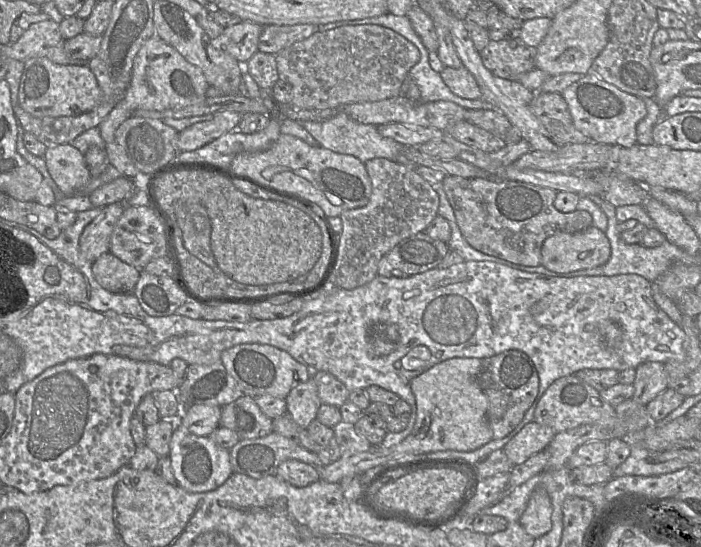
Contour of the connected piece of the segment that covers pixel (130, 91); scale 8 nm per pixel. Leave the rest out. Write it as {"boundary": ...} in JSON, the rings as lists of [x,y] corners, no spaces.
{"boundary":[[[157,36],[148,39],[140,48],[133,61],[131,81],[123,96],[113,110],[99,124],[99,132],[105,142],[109,163],[124,177],[136,183],[141,172],[126,155],[124,149],[115,141],[115,131],[119,125],[130,118],[136,110],[163,111],[180,109],[203,101],[210,89],[203,72],[189,63],[175,48]]]}

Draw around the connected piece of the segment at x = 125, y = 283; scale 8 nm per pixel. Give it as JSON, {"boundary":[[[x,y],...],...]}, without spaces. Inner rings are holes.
{"boundary":[[[110,251],[92,263],[92,273],[98,284],[112,293],[131,293],[136,286],[140,270],[123,262]]]}

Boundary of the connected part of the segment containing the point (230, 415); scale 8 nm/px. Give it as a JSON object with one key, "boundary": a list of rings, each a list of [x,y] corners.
{"boundary":[[[243,395],[221,408],[219,426],[233,430],[240,440],[261,438],[273,432],[272,419],[261,411],[255,399],[249,395]]]}

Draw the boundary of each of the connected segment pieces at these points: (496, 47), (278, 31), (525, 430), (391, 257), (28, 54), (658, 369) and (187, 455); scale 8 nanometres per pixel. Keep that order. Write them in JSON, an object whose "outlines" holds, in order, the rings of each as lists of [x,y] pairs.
{"outlines":[[[[522,39],[490,41],[479,52],[486,69],[494,76],[518,81],[521,76],[535,68],[536,48],[528,46]]],[[[314,24],[263,26],[258,51],[276,55],[284,48],[304,40],[318,31],[318,26]]],[[[533,420],[526,424],[503,449],[512,465],[519,465],[547,448],[554,436],[552,428]]],[[[425,231],[398,243],[382,257],[378,275],[407,278],[438,267],[450,251],[448,243],[431,238]]],[[[52,19],[31,24],[14,44],[2,45],[2,55],[7,59],[26,61],[35,57],[46,57],[60,65],[81,65],[88,61],[79,61],[70,57],[64,49],[65,40],[59,30],[59,23]]],[[[645,362],[636,367],[635,392],[633,399],[647,405],[657,395],[668,388],[668,377],[665,365],[660,362]]],[[[180,424],[173,431],[169,457],[177,485],[191,493],[215,490],[233,473],[228,449],[216,445],[209,436],[191,434]]]]}

